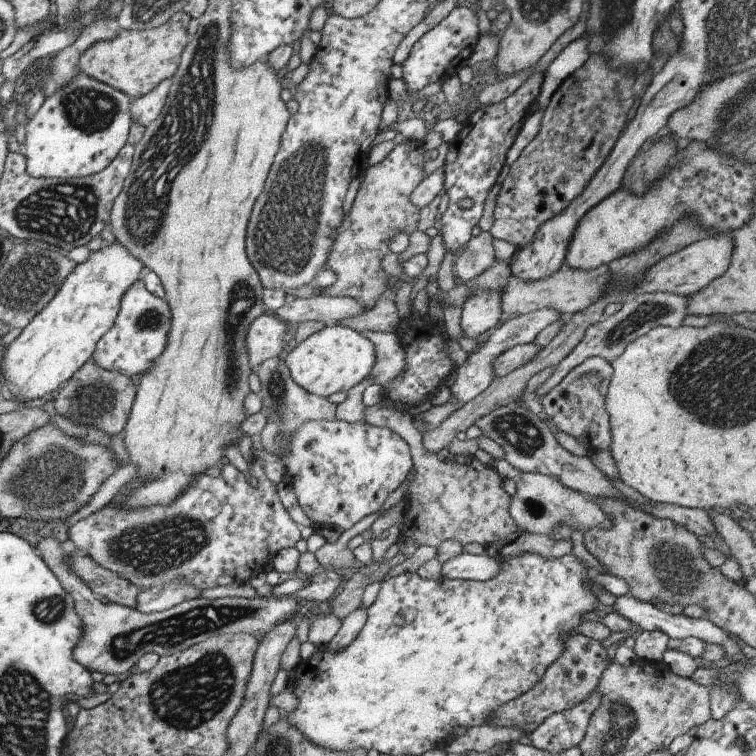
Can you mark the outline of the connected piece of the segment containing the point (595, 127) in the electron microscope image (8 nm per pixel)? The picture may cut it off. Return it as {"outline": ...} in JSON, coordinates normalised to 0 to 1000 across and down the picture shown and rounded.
{"outline":[[[799,71],[780,74],[767,93],[754,98],[754,103],[749,102],[735,116],[717,156],[714,173],[672,222],[673,231],[661,249],[653,275],[655,291],[647,306],[651,313],[680,323],[683,331],[700,324],[713,299],[745,282],[804,209],[807,198],[820,183],[833,143],[839,140],[836,111],[841,95],[810,93],[802,79],[804,77],[799,77]]]}

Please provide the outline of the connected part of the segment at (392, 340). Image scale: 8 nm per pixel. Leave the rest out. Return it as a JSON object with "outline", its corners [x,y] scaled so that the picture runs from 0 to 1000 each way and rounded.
{"outline":[[[481,438],[483,446],[496,458],[496,480],[489,499],[497,508],[509,512],[519,501],[528,499],[536,488],[536,466],[521,440]]]}

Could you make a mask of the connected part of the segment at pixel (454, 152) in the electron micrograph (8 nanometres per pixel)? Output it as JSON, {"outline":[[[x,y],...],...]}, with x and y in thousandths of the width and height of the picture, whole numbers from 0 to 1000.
{"outline":[[[720,97],[708,98],[685,119],[660,136],[640,139],[615,156],[608,175],[594,188],[594,200],[585,220],[586,254],[593,259],[590,280],[586,280],[583,312],[590,332],[603,336],[626,313],[624,302],[636,291],[639,270],[646,254],[667,220],[669,202],[688,175],[693,159],[701,155],[701,146],[710,132]]]}

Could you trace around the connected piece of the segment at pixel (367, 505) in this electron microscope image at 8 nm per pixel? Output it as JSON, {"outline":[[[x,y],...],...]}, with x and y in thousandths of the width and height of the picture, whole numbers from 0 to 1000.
{"outline":[[[444,553],[439,557],[407,557],[396,562],[393,569],[388,573],[388,577],[382,578],[381,587],[382,590],[377,591],[380,601],[373,606],[380,622],[377,635],[388,644],[397,672],[399,672],[405,683],[410,685],[414,696],[421,697],[434,693],[434,696],[443,697],[444,701],[450,701],[452,704],[459,702],[464,696],[468,696],[468,693],[475,688],[479,688],[481,683],[487,683],[487,680],[497,677],[505,669],[508,661],[513,659],[513,655],[536,638],[538,627],[548,616],[542,591],[530,577],[519,571],[515,566],[496,565],[487,560],[459,560],[447,557]]]}

